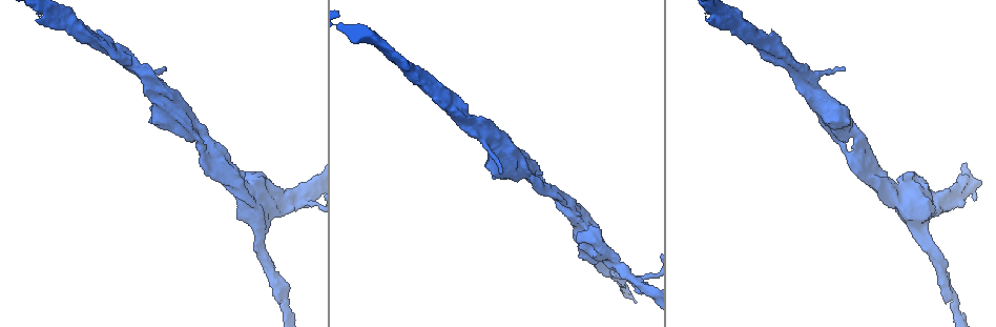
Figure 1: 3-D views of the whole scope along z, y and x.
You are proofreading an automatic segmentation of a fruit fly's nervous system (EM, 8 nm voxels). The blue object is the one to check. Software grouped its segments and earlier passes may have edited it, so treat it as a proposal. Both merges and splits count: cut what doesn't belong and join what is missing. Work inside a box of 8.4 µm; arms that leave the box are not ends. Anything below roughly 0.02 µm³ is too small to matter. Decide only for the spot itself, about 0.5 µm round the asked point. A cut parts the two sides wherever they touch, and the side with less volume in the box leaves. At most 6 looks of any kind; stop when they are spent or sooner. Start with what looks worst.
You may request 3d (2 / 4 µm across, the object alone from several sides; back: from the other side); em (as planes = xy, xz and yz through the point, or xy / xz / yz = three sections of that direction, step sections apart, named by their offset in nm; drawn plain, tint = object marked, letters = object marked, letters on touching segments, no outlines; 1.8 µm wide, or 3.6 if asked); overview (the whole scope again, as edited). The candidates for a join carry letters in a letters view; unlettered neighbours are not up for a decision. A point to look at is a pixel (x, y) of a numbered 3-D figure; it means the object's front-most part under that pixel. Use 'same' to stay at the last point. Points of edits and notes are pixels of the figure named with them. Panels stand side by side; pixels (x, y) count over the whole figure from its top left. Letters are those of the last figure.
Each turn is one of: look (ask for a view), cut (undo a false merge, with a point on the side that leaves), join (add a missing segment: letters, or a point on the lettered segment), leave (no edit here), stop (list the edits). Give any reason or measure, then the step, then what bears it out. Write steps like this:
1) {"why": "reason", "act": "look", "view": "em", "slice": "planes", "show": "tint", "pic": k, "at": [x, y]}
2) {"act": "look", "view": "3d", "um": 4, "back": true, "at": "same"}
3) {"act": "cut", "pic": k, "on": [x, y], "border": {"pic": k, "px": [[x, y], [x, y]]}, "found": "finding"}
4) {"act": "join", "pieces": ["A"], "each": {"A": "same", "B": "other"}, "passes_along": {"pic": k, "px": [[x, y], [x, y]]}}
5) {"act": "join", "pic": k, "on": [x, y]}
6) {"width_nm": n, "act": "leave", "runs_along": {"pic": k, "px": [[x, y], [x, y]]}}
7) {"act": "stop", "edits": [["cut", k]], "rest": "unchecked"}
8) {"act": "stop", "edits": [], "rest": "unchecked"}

{"why": "a fork", "act": "look", "view": "3d", "um": 2, "pic": 1, "at": [571, 211]}

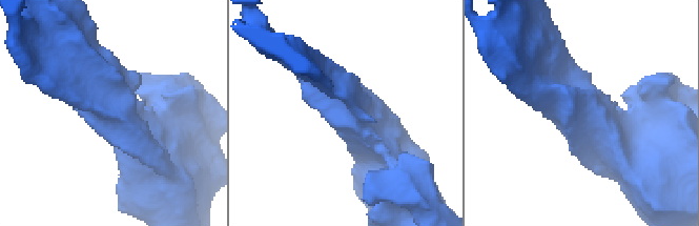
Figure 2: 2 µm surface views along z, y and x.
{"arms": 3, "arm_widths_nm": [200, 240, 380], "act": "look", "view": "em", "slice": "planes", "show": "tint", "pic": 2, "at": [350, 105]}

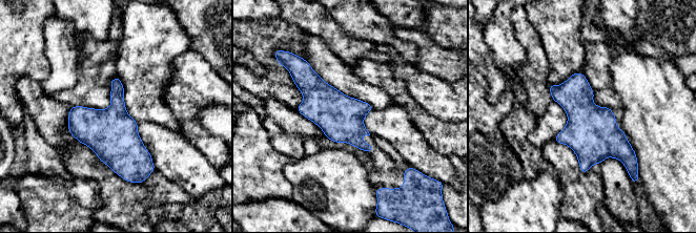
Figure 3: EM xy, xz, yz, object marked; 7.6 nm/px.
{"why": "see the neighbours", "act": "look", "view": "em", "slice": "planes", "show": "letters", "at": "same"}

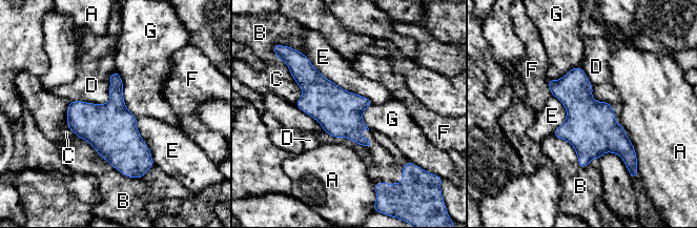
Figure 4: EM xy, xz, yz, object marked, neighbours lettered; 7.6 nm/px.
{"width_nm": 340, "act": "leave", "each": {"A": "other", "B": "other", "C": "other", "D": "other", "E": "other", "F": "other", "G": "other"}, "border": {"pic": 4, "px": [[117, 71], [105, 103], [69, 102]]}, "found": "one neuron here"}

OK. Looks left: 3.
{"why": "abrupt turn", "act": "look", "view": "em", "slice": "planes", "show": "plain", "pic": 1, "at": [492, 133]}

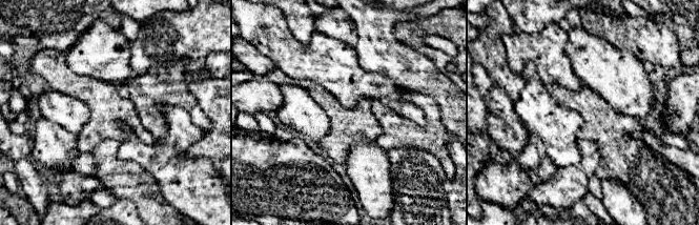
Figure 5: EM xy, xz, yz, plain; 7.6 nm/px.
{"act": "look", "view": "em", "slice": "planes", "show": "letters", "at": "same"}

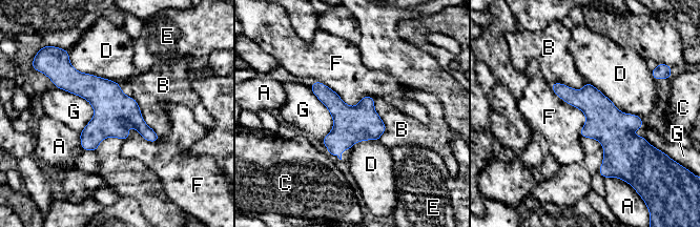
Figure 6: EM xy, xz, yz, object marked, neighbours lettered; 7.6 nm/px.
{"act": "leave", "each": {"A": "other", "B": "other", "C": "other", "D": "other", "E": "other", "F": "other", "G": "other"}, "border": {"pic": 6, "px": [[316, 80], [350, 105], [373, 98]]}, "found": "all the same neuron"}

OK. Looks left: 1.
{"act": "stop", "edits": [], "rest": "unchecked"}

